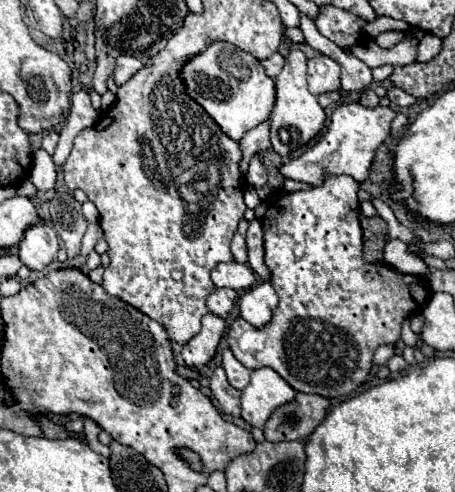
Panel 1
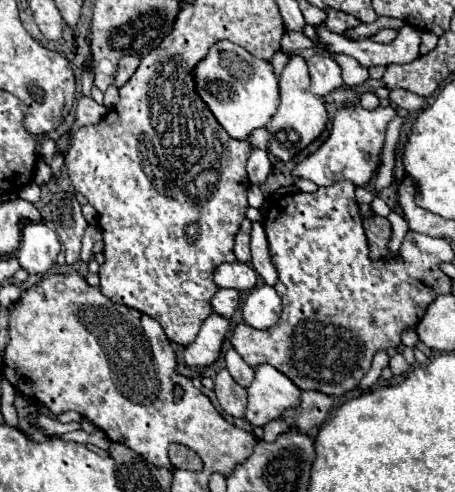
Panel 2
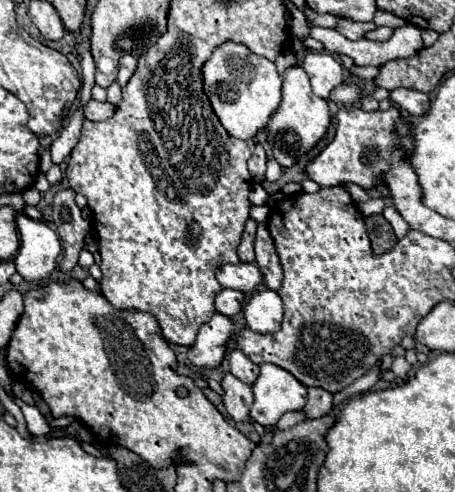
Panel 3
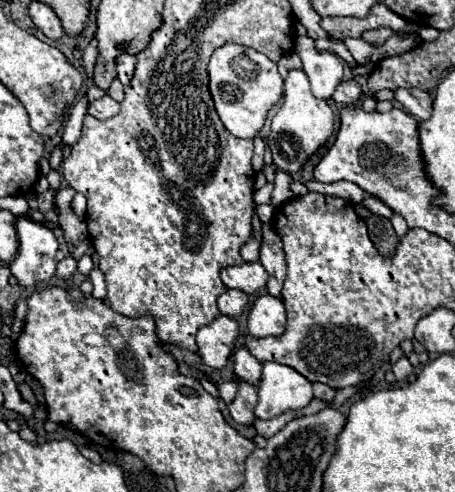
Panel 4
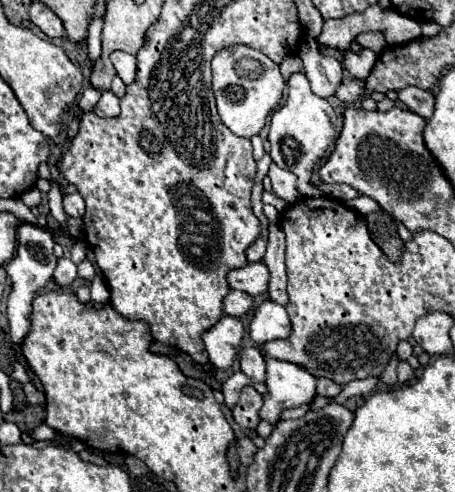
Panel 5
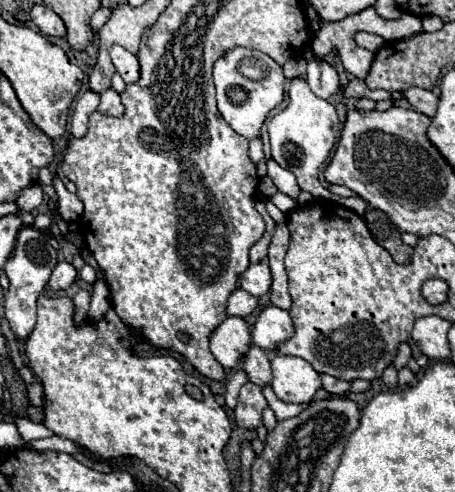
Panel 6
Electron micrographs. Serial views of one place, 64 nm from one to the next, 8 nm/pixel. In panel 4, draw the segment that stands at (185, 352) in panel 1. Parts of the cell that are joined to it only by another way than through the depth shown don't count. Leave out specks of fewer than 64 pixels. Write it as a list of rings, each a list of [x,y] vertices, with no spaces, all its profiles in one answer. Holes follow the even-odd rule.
[[[220,314],[214,322],[198,330],[196,356],[212,368],[224,368],[228,362],[228,356],[232,354],[236,338],[238,338],[236,320]]]

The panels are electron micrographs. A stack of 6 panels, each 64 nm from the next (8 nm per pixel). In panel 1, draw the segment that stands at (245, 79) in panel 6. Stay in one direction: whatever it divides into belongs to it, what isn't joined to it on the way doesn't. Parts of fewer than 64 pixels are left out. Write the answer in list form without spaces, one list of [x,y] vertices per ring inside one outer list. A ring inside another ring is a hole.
[[[230,42],[210,44],[204,52],[192,56],[178,76],[186,86],[186,94],[196,100],[232,140],[240,140],[248,130],[264,122],[274,108],[274,80],[264,74],[258,58]]]

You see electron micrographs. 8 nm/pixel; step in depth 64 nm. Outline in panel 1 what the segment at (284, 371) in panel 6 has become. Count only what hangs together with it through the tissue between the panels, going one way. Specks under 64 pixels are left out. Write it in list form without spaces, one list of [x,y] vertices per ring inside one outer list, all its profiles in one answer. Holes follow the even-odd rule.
[[[272,368],[252,370],[250,384],[242,390],[240,406],[242,418],[254,428],[262,428],[272,412],[280,404],[286,404],[294,396],[294,388],[282,380]]]

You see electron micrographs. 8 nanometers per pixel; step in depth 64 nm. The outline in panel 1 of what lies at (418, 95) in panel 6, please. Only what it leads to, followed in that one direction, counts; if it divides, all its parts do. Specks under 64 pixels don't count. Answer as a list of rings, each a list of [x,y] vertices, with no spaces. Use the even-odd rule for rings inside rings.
[[[390,86],[388,92],[386,92],[386,96],[388,96],[390,102],[394,102],[396,106],[412,106],[412,104],[418,102],[414,96],[406,94],[404,90],[400,90],[400,88],[396,88],[396,86]]]

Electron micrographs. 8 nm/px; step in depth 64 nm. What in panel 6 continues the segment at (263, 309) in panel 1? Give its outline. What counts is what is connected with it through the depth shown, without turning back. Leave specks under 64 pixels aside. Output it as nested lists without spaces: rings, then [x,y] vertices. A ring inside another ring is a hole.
[[[274,304],[266,306],[252,328],[252,342],[262,350],[274,350],[280,342],[288,340],[294,334],[290,314]]]

